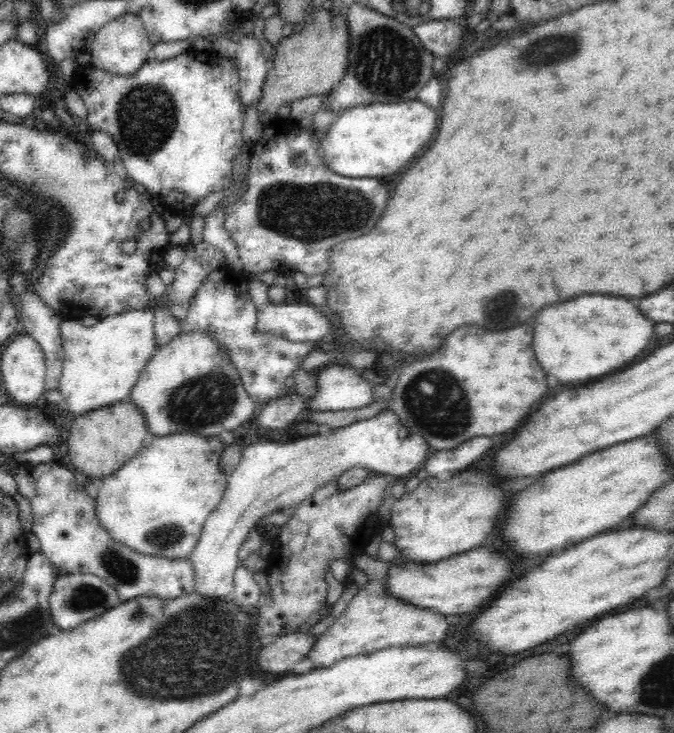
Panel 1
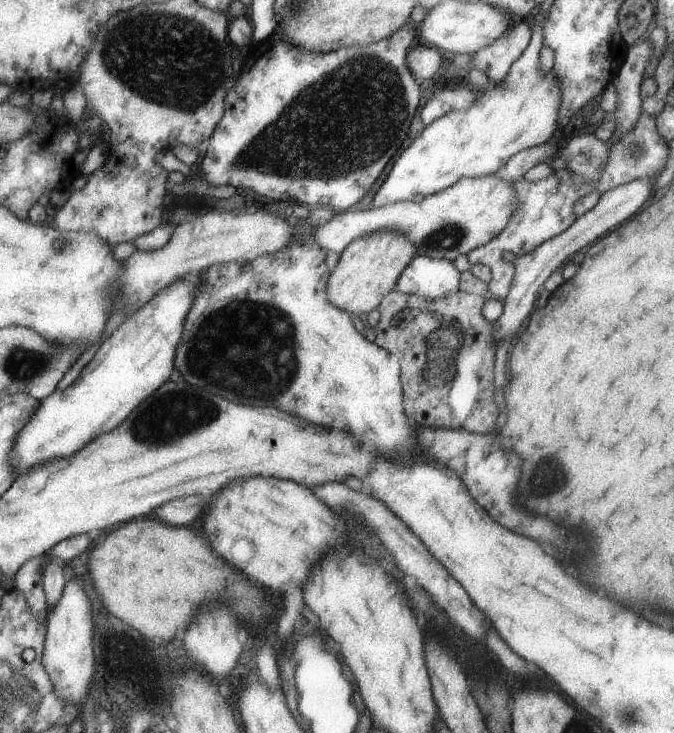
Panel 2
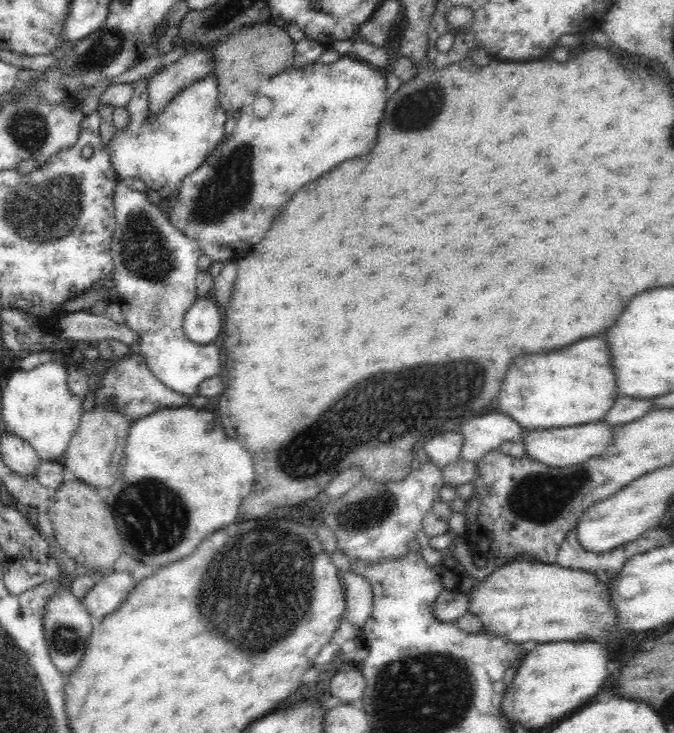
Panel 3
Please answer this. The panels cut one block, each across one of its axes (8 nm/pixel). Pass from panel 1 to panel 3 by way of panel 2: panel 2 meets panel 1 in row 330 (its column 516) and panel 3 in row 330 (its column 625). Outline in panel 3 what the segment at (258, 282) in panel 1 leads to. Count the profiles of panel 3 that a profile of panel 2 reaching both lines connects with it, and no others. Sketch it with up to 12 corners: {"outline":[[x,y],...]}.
{"outline":[[212,298],[194,301],[183,316],[186,338],[217,342],[222,308]]}

